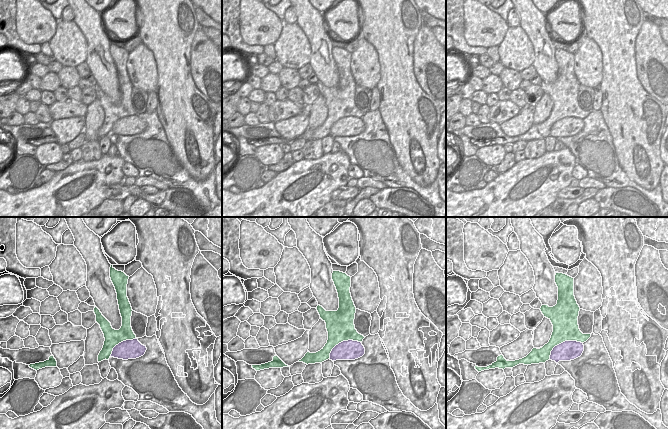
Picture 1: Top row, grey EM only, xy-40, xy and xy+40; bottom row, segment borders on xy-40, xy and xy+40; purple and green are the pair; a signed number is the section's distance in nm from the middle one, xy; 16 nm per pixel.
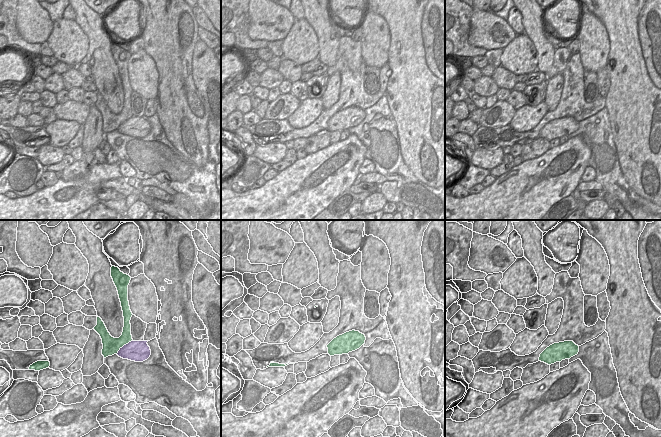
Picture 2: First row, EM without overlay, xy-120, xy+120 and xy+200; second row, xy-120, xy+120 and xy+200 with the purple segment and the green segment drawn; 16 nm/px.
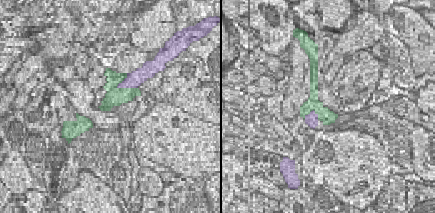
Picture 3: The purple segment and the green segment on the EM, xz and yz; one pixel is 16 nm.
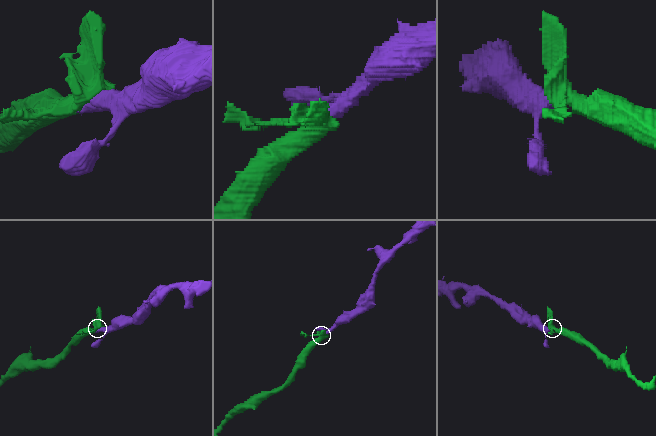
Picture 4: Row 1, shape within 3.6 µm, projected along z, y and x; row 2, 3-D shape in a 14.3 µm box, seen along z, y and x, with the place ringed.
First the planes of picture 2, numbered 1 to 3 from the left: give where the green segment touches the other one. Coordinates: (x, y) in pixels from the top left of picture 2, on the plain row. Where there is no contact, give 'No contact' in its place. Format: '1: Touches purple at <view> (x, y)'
1: Touches purple at xy-120 (123, 122)
2: No contact
3: No contact

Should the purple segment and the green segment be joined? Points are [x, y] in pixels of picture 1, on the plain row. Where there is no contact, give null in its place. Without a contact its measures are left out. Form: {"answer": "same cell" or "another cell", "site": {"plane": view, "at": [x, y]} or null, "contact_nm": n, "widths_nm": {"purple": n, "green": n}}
{"answer": "same cell", "site": {"plane": "xy+40", "at": [563, 118]}, "contact_nm": 600, "widths_nm": {"purple": 320, "green": 420}}

